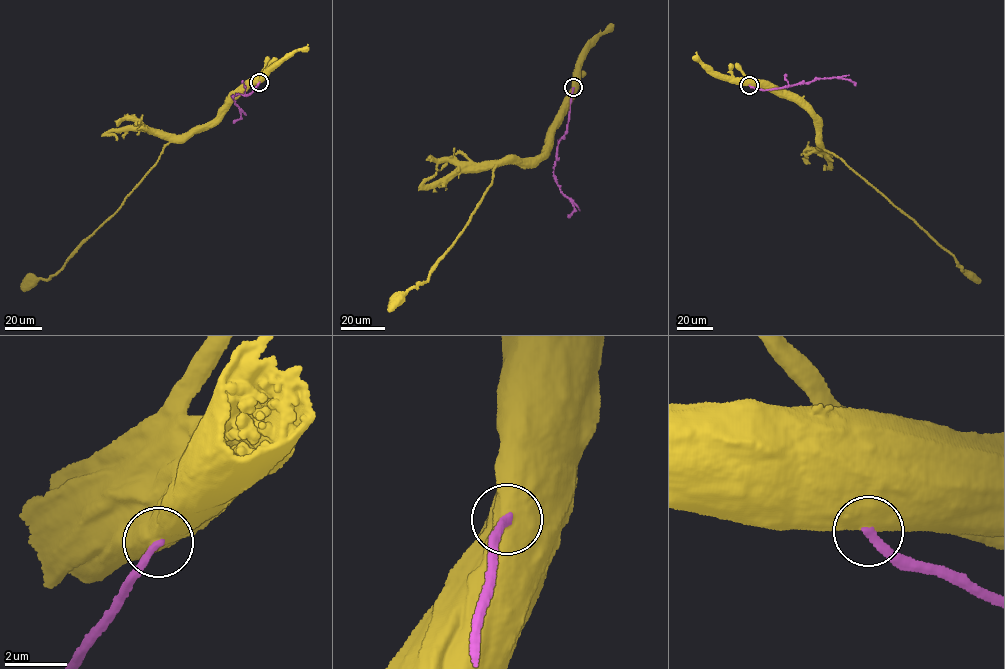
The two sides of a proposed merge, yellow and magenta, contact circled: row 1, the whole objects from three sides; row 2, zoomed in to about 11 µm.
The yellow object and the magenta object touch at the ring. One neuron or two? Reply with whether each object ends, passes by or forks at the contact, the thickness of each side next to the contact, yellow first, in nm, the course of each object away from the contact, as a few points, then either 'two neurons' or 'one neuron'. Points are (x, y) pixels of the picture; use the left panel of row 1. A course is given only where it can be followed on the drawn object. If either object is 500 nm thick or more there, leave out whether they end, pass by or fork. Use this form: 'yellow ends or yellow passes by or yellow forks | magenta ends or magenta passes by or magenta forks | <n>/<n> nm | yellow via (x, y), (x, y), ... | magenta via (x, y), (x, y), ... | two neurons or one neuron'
800/240 nm | yellow via (259, 82), (237, 96), (225, 109) | magenta via (259, 82), (246, 96), (232, 96), (241, 115), (233, 122) | two neurons

